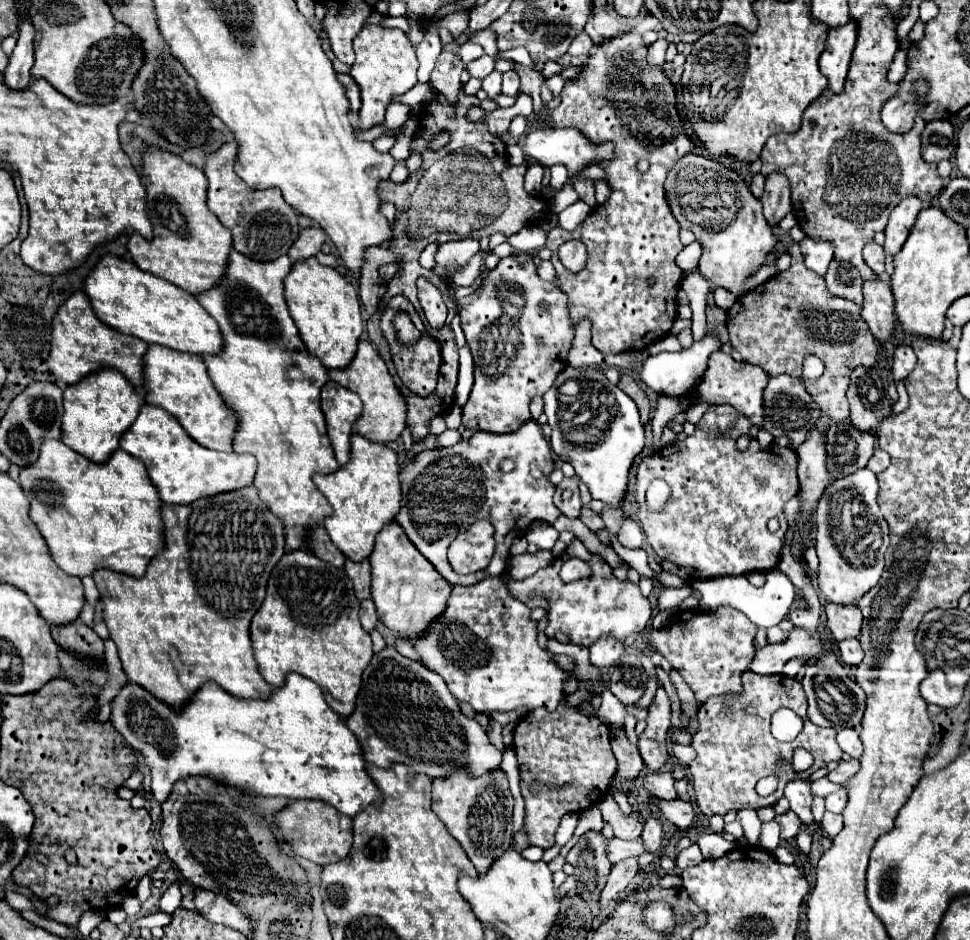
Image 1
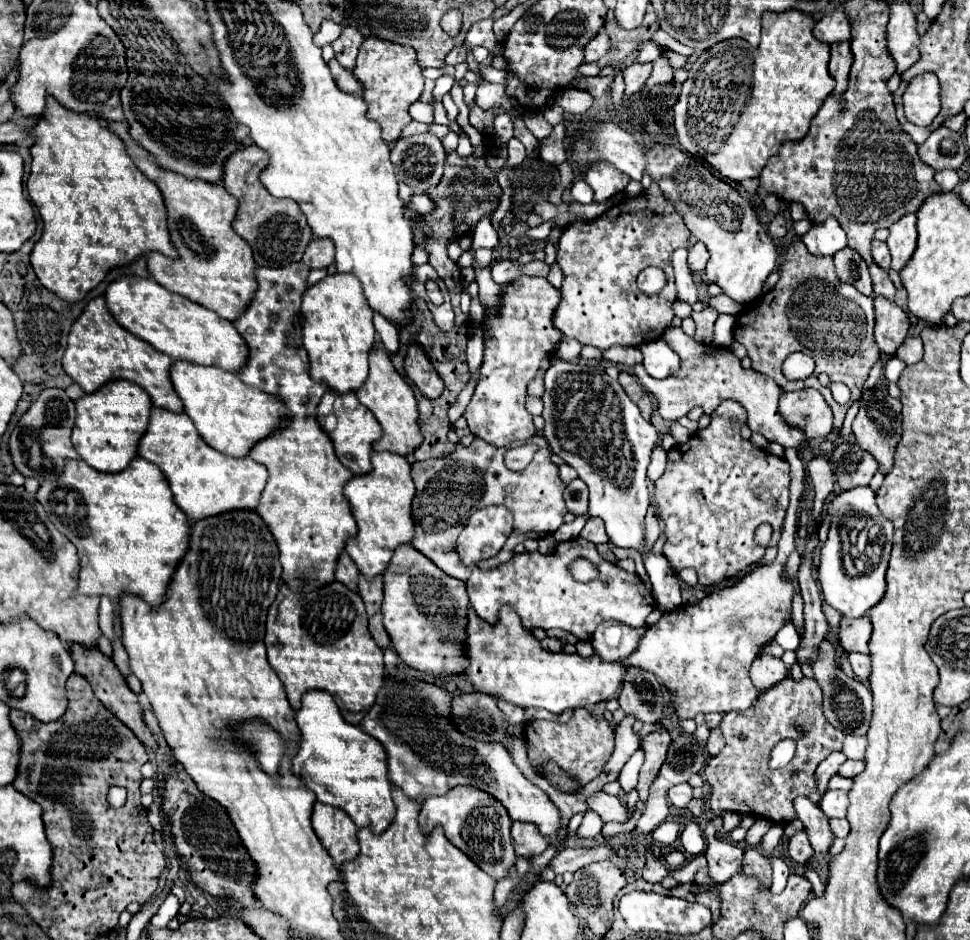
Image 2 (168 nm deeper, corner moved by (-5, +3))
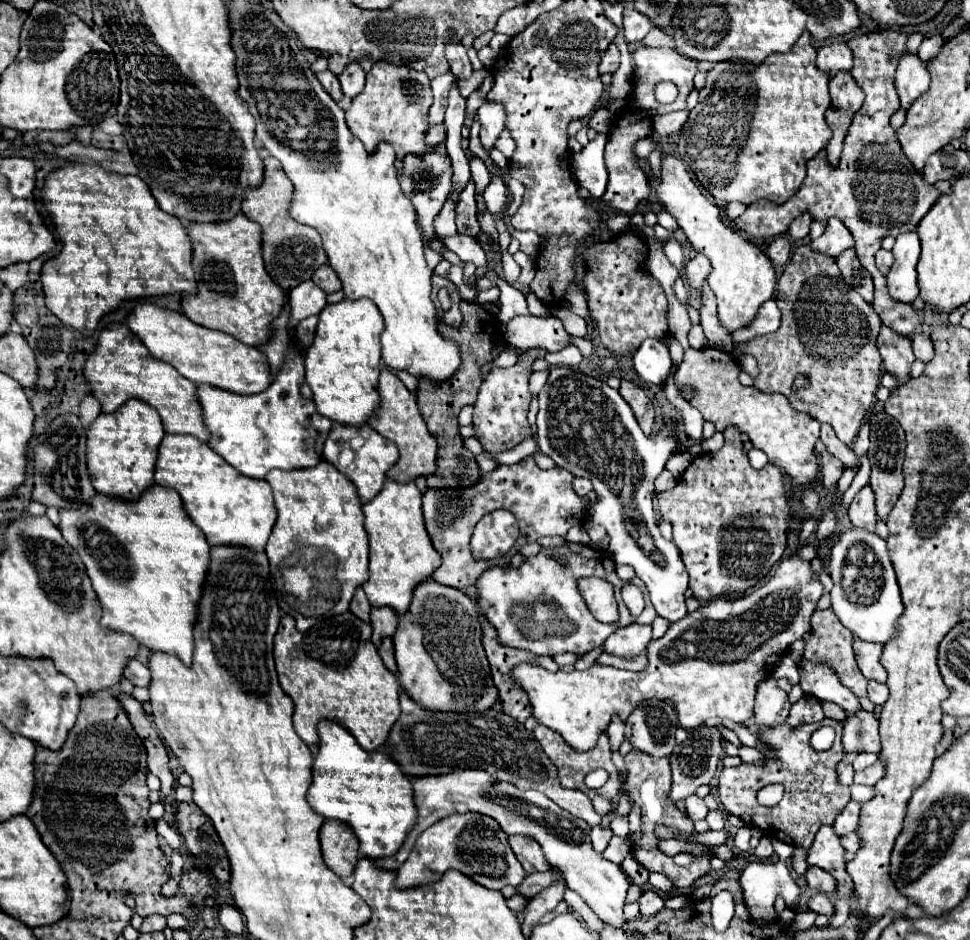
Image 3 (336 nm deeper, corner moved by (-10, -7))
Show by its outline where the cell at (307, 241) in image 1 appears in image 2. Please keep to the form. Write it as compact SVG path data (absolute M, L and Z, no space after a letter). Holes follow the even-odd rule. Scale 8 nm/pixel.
M314 238L304 252L304 264L312 270L316 268L328 268L334 262L334 246L328 238Z

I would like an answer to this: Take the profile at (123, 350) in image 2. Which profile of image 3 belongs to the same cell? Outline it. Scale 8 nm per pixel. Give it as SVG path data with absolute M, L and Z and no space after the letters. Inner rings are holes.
M107 324L101 330L95 350L85 358L83 376L91 386L91 394L101 402L103 412L115 412L127 400L139 398L159 412L167 434L193 434L203 442L209 440L195 396L195 384L185 380L167 362L151 356L145 344L125 324Z

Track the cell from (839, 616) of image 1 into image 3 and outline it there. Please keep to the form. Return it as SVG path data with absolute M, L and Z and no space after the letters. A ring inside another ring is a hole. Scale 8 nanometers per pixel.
M855 640L853 650L855 650L859 670L863 672L865 678L873 678L873 680L879 680L879 682L887 680L887 672L879 662L879 656L881 656L881 650L883 650L881 644L865 644L863 640Z

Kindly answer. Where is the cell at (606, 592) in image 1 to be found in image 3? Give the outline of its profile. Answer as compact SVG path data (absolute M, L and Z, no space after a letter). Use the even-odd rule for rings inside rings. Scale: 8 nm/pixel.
M565 542L555 552L551 548L541 548L537 556L529 556L521 568L491 568L487 570L473 588L473 602L477 610L489 620L489 624L497 630L497 640L509 648L529 650L533 654L561 654L561 652L573 652L577 656L597 648L603 644L603 640L613 634L621 626L629 626L633 622L637 624L651 624L657 616L651 600L647 598L645 584L635 578L635 586L639 586L645 594L645 610L639 618L633 618L627 610L627 606L621 600L621 586L623 582L615 574L613 560L591 546L583 544L569 544ZM559 558L565 558L565 562L559 562ZM597 576L613 584L615 598L619 604L619 622L615 624L601 624L595 616L591 616L585 600L581 598L581 592L577 588L577 580ZM549 606L555 606L559 612L547 610ZM535 626L543 630L543 638L535 638Z

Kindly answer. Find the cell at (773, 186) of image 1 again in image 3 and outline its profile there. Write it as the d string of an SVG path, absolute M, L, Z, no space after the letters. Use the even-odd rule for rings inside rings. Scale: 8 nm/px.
M777 236L767 248L767 256L771 258L773 264L779 264L779 266L787 264L789 258L791 258L791 244L789 244L789 240L785 236Z

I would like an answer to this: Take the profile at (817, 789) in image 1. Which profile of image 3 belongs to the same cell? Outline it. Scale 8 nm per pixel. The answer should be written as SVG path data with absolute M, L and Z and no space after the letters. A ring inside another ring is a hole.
M851 784L851 786L849 786L849 790L851 790L851 800L855 800L855 802L867 802L869 798L873 798L873 796L875 796L873 788L869 788L869 786Z

